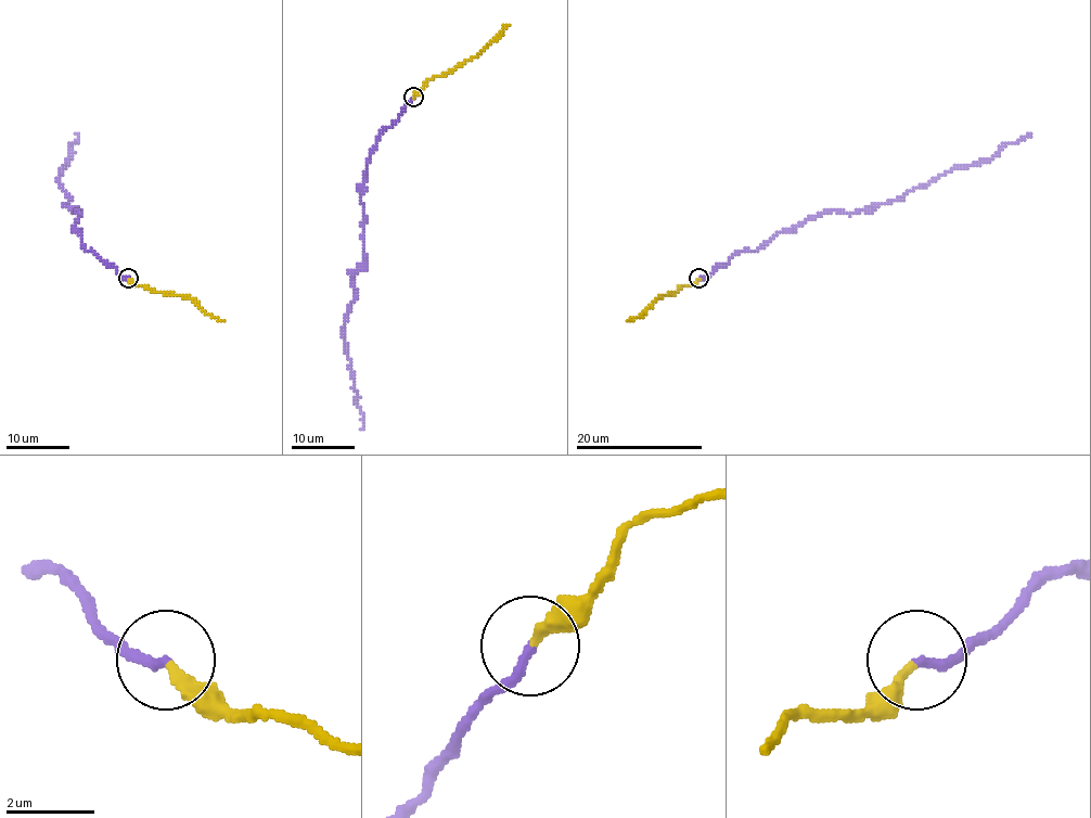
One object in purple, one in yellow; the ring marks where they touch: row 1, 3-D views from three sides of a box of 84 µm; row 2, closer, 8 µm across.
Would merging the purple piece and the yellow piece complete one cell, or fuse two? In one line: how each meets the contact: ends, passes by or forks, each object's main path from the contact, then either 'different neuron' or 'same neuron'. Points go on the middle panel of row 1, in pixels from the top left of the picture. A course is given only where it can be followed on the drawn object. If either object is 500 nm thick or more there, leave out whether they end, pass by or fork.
purple ends there; yellow ends there; purple runs (413, 98), (379, 137), (361, 193), (366, 261), (353, 273), (355, 299), (345, 317), (344, 331), (362, 430); yellow runs (413, 98), (427, 80), (450, 74), (478, 56), (509, 26); different neuron

